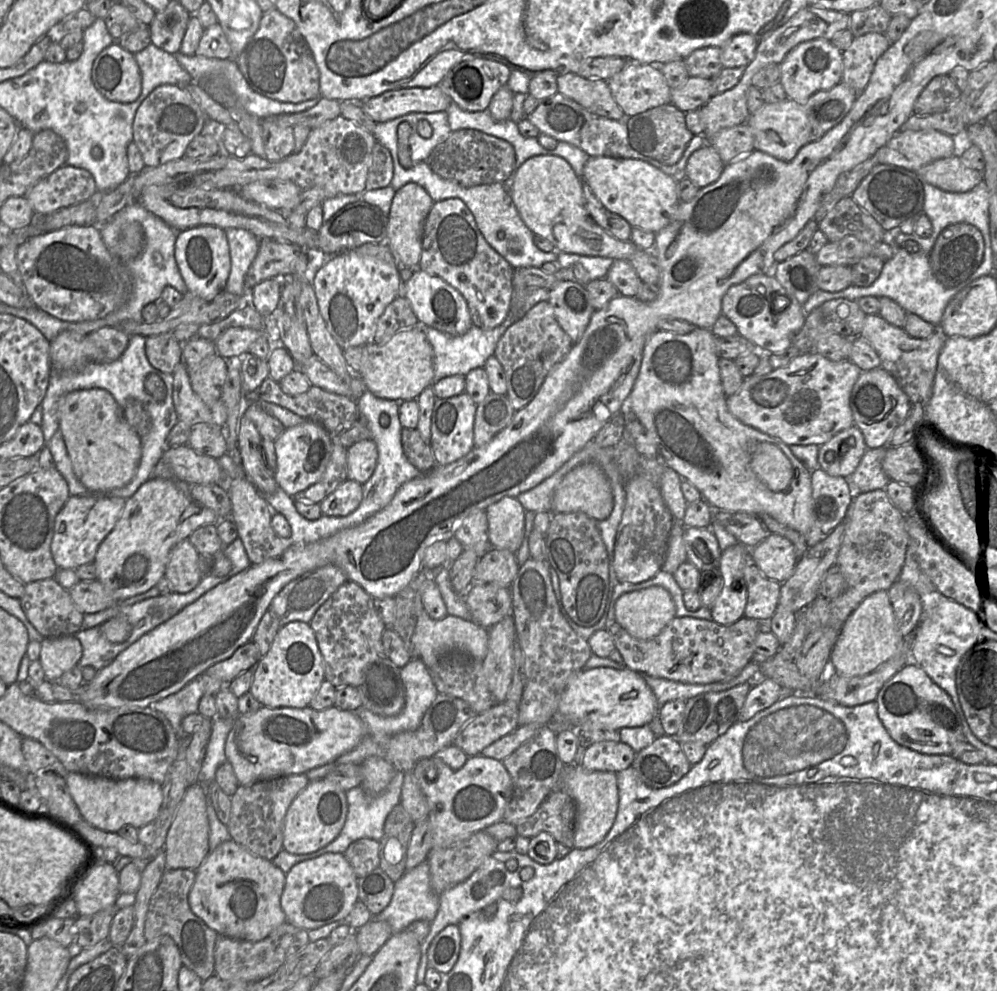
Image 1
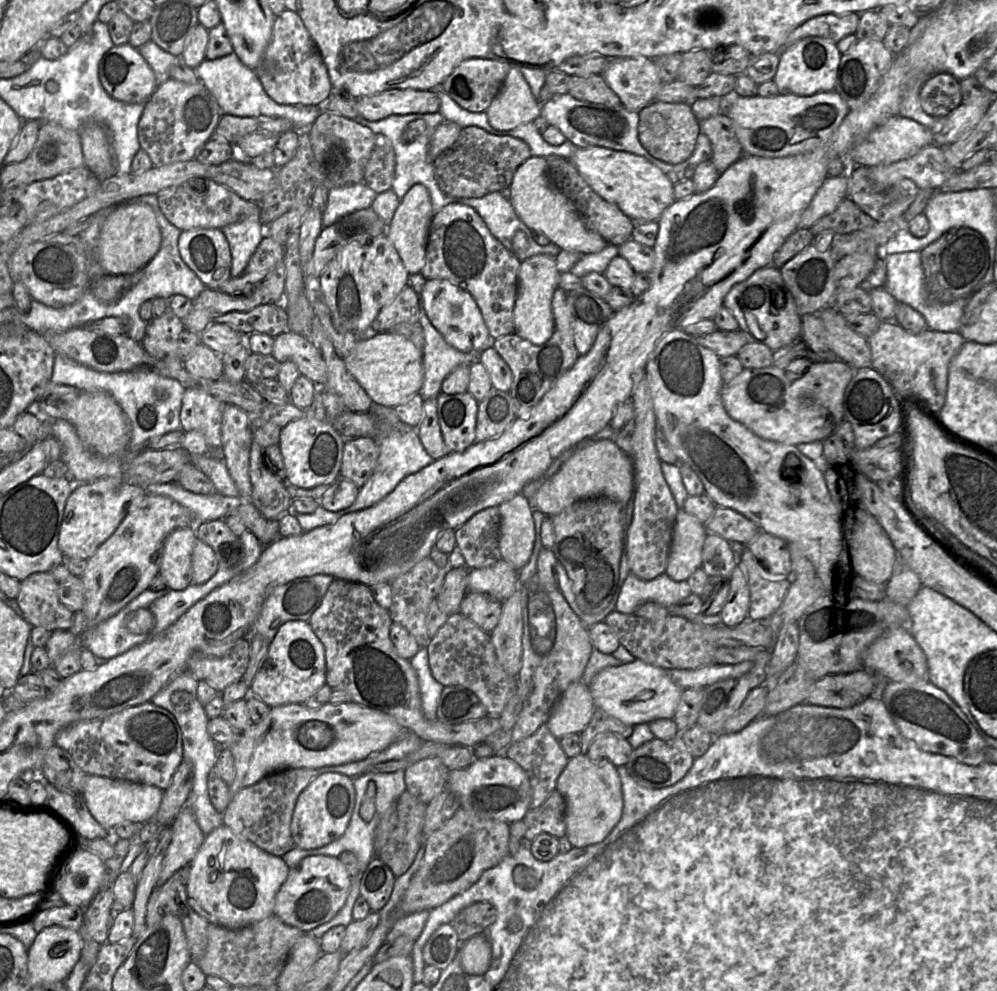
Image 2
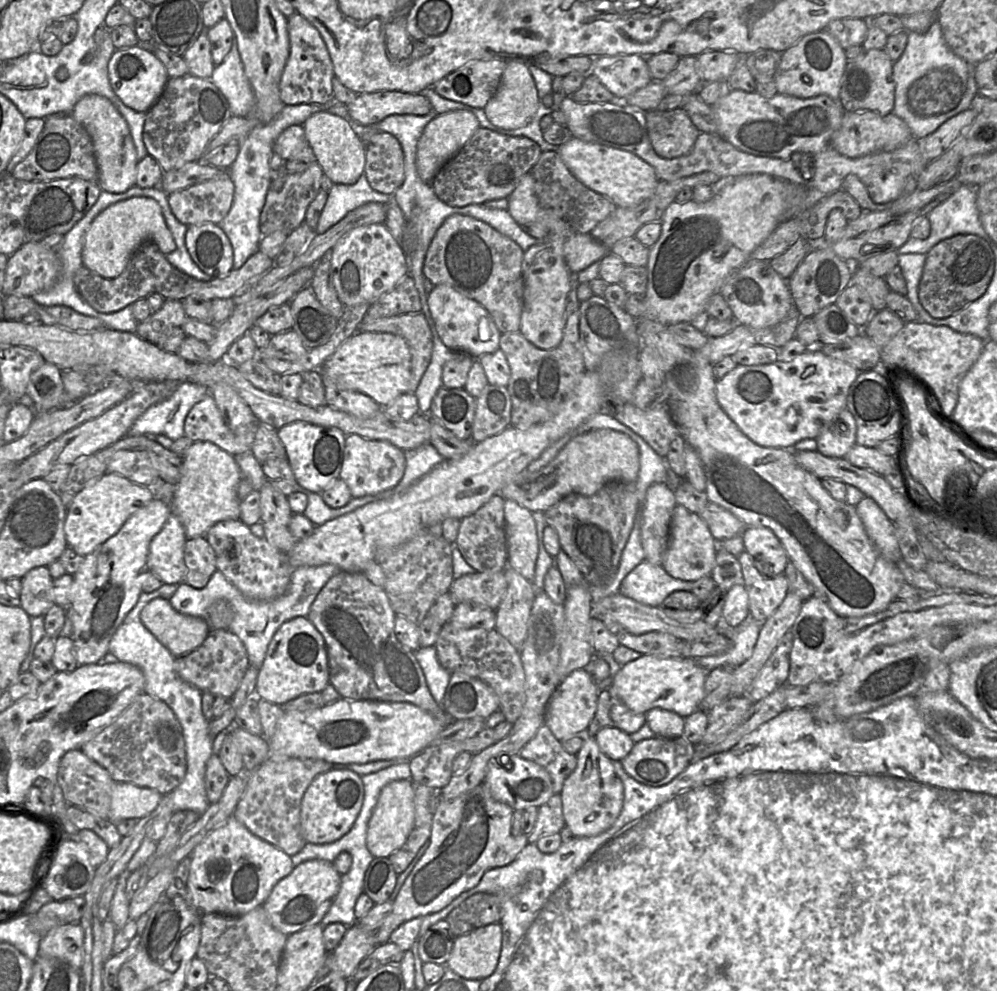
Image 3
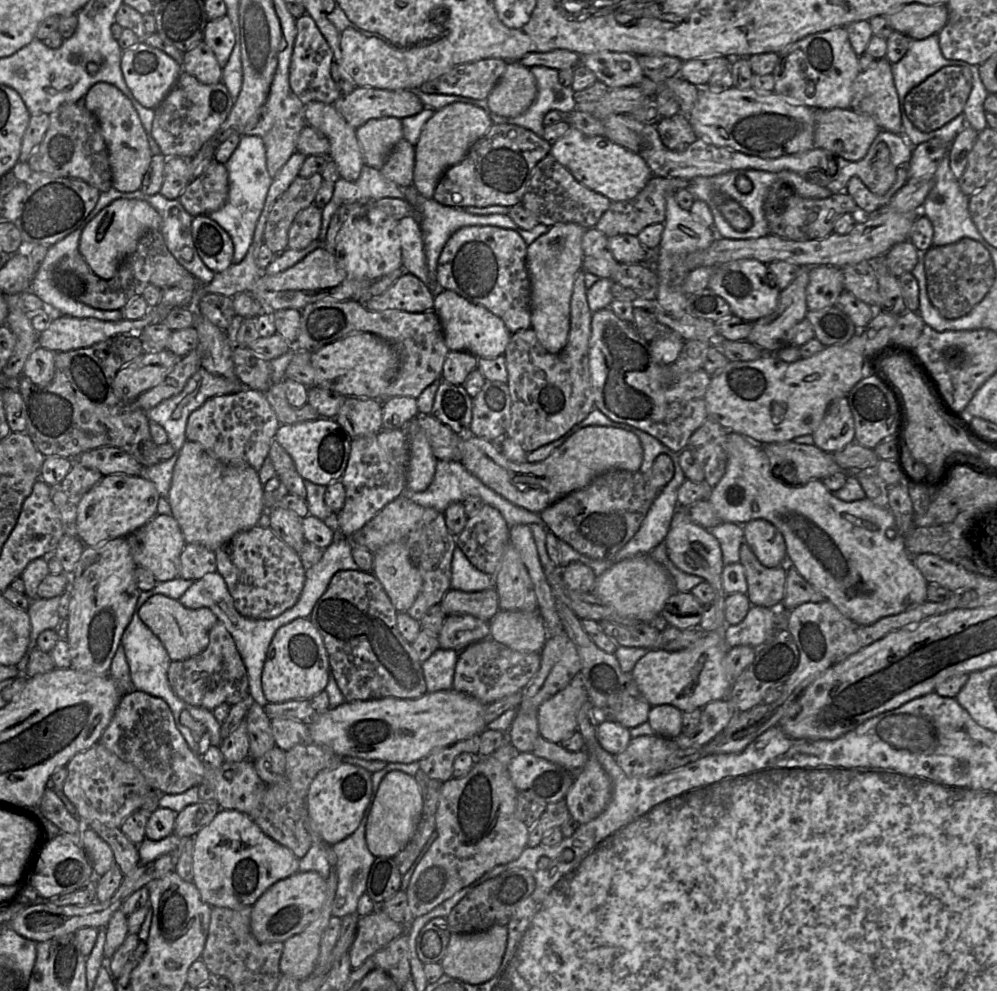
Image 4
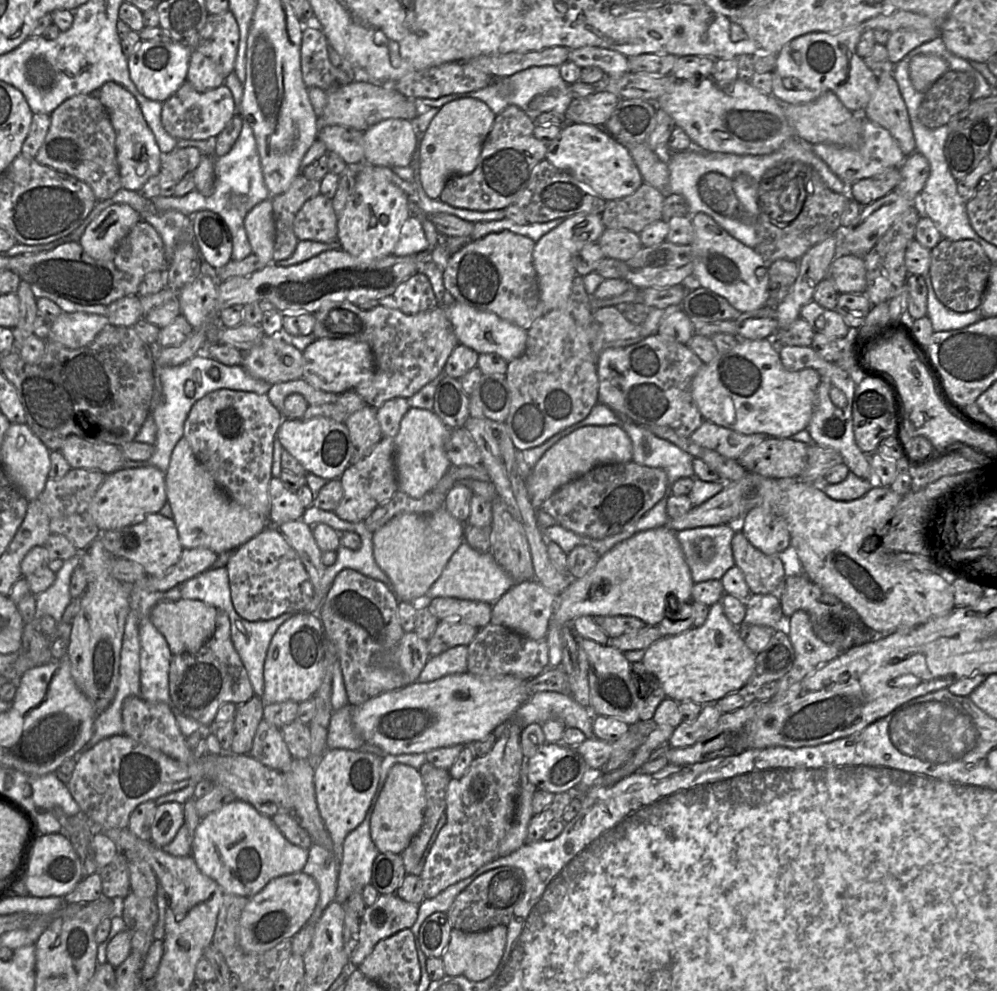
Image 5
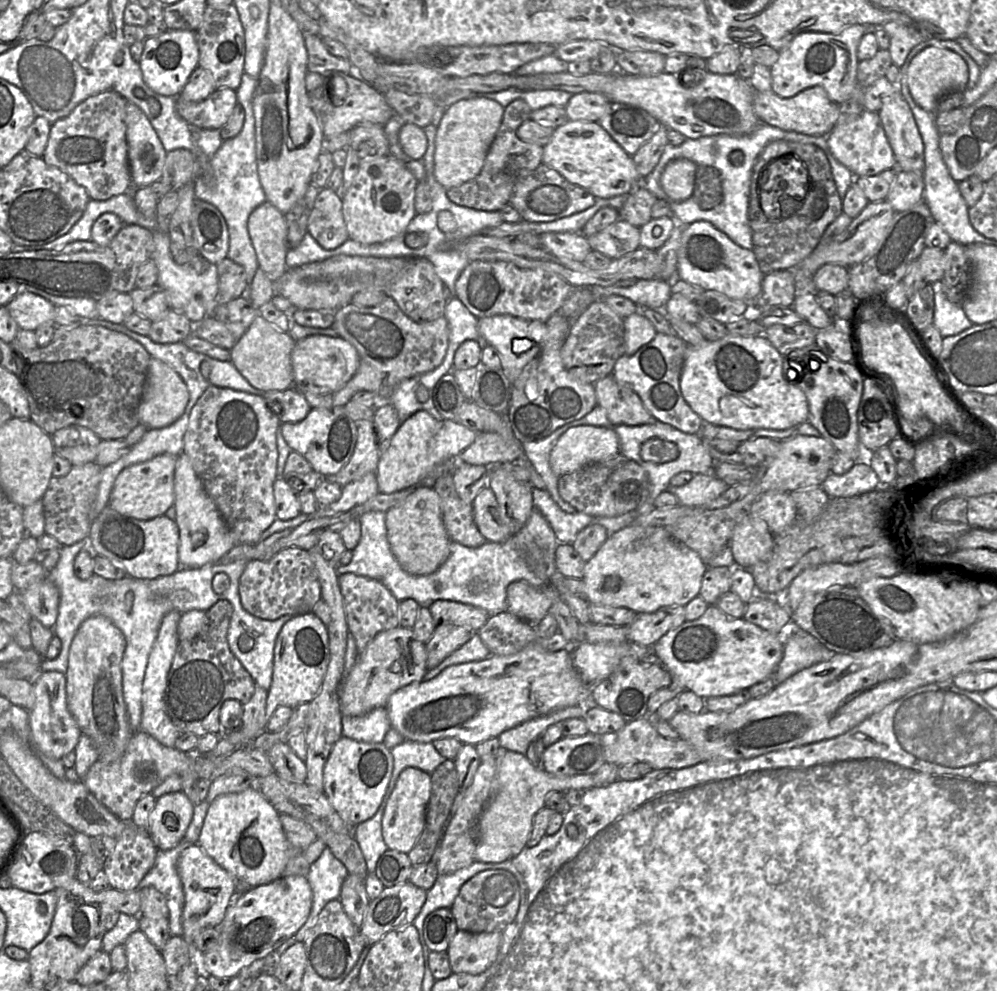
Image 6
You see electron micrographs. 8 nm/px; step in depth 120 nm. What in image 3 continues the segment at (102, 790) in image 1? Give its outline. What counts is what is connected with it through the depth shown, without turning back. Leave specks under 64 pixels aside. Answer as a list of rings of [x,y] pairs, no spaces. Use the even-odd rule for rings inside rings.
[[[115,781],[108,819],[114,823],[126,818],[140,819],[157,807],[162,796],[153,788]]]

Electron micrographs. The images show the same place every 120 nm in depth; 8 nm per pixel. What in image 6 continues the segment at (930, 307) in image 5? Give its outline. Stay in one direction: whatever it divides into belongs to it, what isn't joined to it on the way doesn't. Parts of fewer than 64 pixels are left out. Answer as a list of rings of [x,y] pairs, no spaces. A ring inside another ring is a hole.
[[[941,281],[931,283],[934,292],[933,324],[943,338],[954,336],[970,328],[973,323],[966,316],[961,304],[948,300]]]

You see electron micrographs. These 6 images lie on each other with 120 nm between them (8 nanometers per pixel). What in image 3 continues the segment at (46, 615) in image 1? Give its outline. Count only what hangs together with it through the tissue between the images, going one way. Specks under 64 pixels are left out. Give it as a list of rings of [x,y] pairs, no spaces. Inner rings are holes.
[[[48,567],[31,569],[21,578],[20,607],[30,616],[45,616],[55,605],[51,600],[53,578]]]

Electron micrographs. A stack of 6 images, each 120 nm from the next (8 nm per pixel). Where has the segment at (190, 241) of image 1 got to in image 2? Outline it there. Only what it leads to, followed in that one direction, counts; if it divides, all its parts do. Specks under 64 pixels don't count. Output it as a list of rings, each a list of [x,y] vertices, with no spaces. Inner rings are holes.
[[[221,229],[182,231],[178,249],[182,260],[206,288],[218,290],[231,277],[230,247]]]

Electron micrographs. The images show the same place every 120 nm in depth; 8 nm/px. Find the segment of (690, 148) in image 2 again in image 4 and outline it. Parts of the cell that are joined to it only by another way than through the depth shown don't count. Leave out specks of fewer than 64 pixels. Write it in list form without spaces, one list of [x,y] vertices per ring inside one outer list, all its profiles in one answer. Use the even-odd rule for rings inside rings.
[[[680,112],[662,118],[655,126],[662,143],[671,151],[684,151],[698,138],[688,117]]]

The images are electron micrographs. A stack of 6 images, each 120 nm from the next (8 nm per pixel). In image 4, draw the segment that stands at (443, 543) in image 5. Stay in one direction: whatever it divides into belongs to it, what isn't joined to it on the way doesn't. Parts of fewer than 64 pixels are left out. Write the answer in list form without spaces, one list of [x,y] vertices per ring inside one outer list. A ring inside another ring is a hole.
[[[393,542],[373,554],[372,573],[397,612],[406,612],[422,587],[422,577],[404,544]]]

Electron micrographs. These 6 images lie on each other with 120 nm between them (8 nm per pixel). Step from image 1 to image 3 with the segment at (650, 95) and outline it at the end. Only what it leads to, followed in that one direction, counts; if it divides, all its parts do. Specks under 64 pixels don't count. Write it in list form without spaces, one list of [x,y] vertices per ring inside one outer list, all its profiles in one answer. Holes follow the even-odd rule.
[[[618,54],[593,58],[590,73],[622,101],[651,81],[646,57],[637,54]]]

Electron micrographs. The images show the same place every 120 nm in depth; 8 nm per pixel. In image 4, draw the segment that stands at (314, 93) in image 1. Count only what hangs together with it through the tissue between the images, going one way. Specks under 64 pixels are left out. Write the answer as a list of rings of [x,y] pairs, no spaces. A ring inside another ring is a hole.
[[[308,14],[296,19],[296,31],[289,69],[289,84],[292,91],[305,105],[311,101],[334,104],[341,96],[341,92],[331,76],[333,62],[331,47]]]

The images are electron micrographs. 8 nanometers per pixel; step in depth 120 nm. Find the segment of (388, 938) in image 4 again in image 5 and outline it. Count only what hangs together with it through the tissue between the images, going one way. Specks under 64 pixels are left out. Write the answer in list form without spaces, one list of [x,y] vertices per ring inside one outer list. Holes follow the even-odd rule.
[[[380,894],[376,902],[366,906],[360,920],[358,945],[350,962],[356,968],[372,952],[376,944],[403,930],[410,929],[417,920],[419,905],[393,894]]]

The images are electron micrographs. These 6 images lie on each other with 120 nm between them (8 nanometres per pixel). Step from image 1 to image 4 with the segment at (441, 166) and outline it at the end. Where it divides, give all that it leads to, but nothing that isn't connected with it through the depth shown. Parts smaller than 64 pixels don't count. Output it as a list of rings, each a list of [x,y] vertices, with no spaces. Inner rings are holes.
[[[493,124],[470,148],[465,158],[441,176],[433,198],[451,207],[521,204],[537,163],[550,153],[551,144],[531,130],[514,124]]]

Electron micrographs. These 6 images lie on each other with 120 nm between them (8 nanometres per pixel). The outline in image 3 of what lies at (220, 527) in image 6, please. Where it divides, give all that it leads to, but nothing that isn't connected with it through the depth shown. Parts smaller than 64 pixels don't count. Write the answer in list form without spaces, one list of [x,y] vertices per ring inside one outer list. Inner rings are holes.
[[[208,441],[193,442],[182,455],[181,476],[171,500],[172,513],[183,526],[187,539],[205,536],[217,522],[239,520],[238,485],[242,479],[233,455]]]

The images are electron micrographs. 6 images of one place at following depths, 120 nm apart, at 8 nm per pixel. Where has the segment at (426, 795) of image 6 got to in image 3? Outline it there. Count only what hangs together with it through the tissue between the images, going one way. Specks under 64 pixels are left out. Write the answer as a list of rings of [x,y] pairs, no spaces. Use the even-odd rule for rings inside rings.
[[[397,780],[388,783],[381,790],[368,823],[367,848],[374,858],[389,857],[400,849],[411,833],[414,821],[414,783],[411,780]]]

